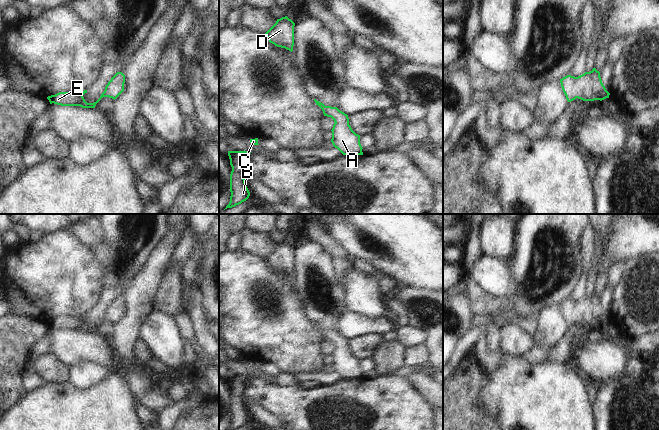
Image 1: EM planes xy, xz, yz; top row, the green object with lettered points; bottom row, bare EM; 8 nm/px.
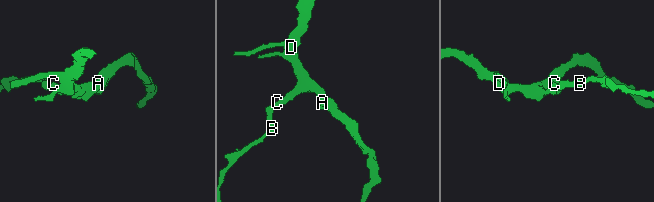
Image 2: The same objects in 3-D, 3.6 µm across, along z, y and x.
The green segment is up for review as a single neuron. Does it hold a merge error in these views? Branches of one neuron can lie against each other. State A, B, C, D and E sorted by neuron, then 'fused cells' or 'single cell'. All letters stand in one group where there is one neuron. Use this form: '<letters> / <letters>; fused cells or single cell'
A B C D E; single cell

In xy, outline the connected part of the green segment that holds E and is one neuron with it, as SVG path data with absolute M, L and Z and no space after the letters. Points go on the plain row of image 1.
M117 296L105 311L100 322L94 327L87 327L83 321L87 314L74 316L59 316L55 319L48 320L50 328L54 327L61 330L80 330L82 332L95 332L96 328L103 322L109 321L116 323L124 315L125 299Z

